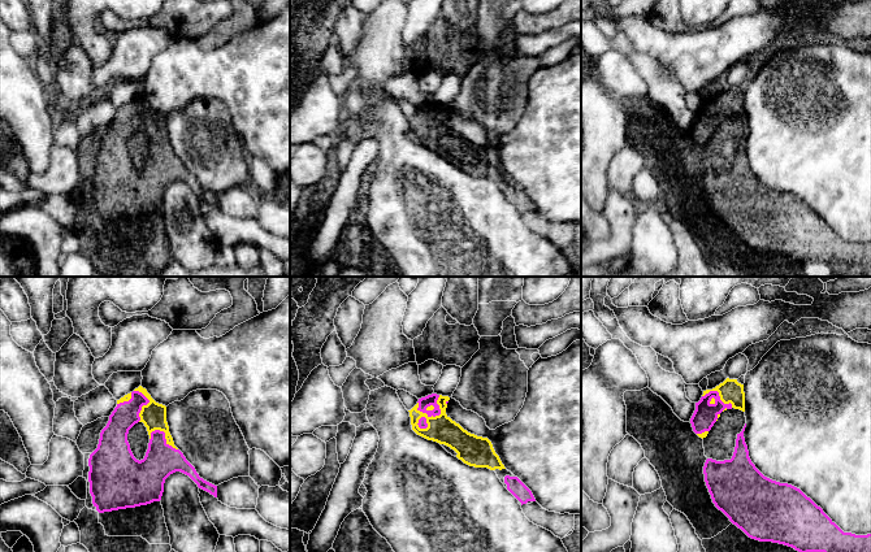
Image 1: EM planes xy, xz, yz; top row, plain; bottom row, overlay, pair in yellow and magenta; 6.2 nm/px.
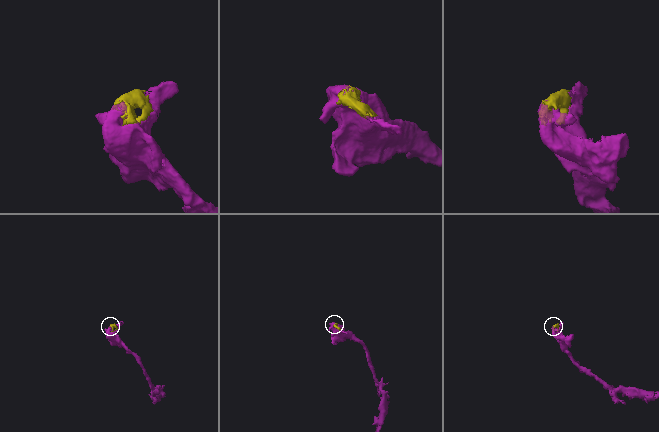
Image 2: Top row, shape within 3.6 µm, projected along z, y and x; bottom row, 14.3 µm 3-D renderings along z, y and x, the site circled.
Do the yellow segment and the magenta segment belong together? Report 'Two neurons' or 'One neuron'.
One neuron

